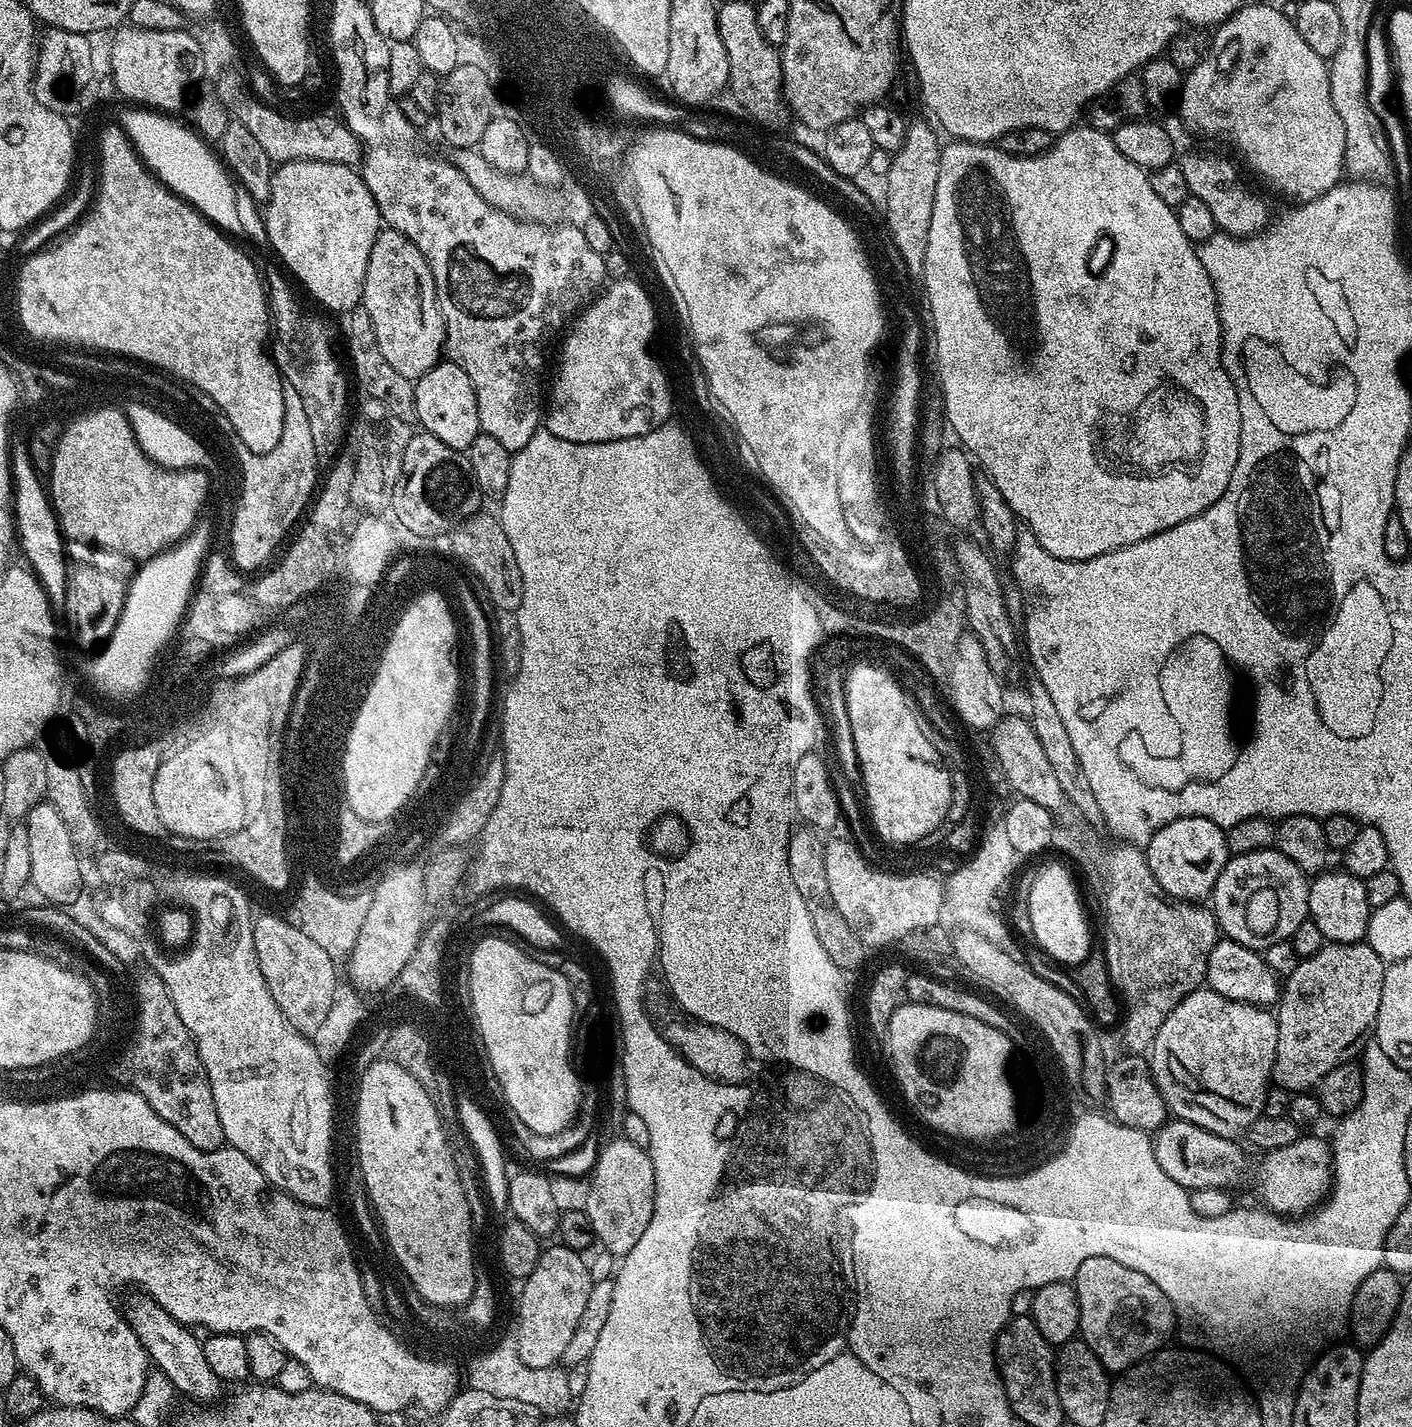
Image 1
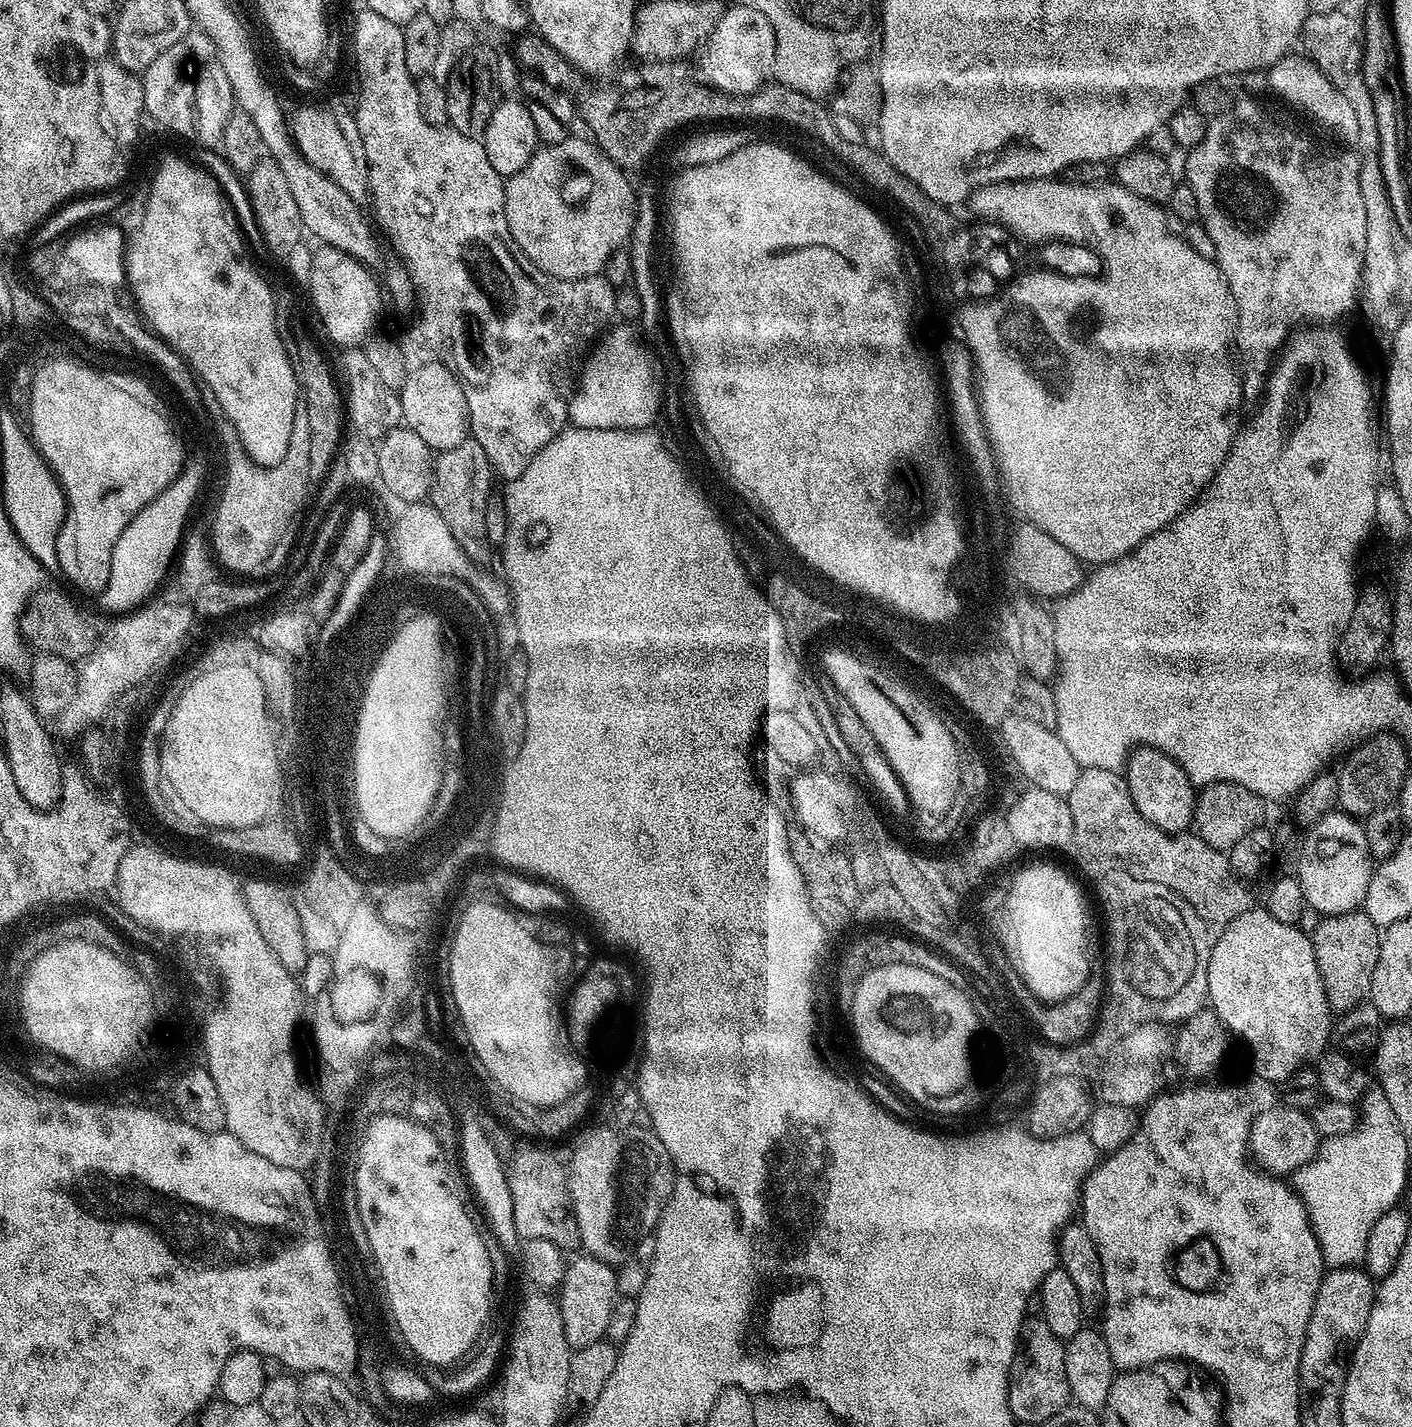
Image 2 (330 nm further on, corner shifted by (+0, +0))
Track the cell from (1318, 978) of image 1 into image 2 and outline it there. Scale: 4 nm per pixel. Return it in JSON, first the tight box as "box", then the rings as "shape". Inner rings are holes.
{"box":[1310,910,1381,1014],"shape":[[[1363,910],[1325,916],[1318,922],[1318,930],[1310,933],[1328,1004],[1337,1013],[1343,1014],[1369,999],[1381,935],[1381,929]]]}

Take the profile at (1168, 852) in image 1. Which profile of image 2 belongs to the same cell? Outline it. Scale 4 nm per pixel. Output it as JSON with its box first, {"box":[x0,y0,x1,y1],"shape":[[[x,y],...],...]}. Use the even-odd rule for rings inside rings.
{"box":[1122,744,1198,834],"shape":[[[1141,744],[1129,751],[1122,775],[1128,783],[1130,798],[1134,798],[1134,806],[1138,806],[1138,814],[1142,814],[1146,822],[1173,834],[1185,831],[1193,823],[1198,792],[1173,756],[1167,756],[1151,744]]]}

